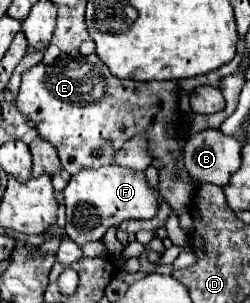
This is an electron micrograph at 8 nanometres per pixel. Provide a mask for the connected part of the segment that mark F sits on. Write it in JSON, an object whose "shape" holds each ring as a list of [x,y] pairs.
{"shape":[[[120,165],[82,169],[72,175],[64,189],[64,201],[68,221],[66,233],[80,247],[90,241],[100,241],[108,227],[116,227],[128,219],[152,219],[158,213],[158,197],[148,187],[144,171],[134,171]]]}

